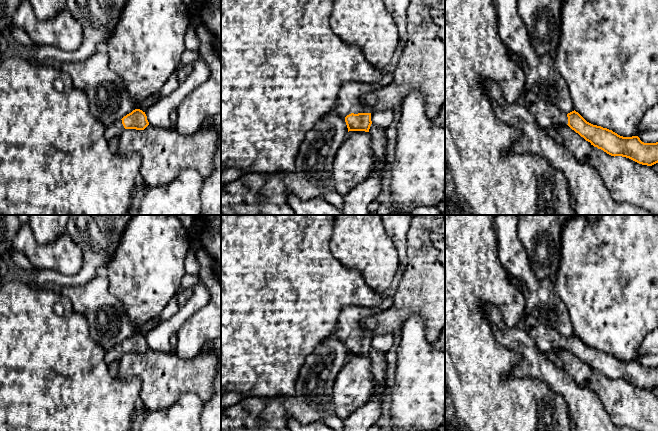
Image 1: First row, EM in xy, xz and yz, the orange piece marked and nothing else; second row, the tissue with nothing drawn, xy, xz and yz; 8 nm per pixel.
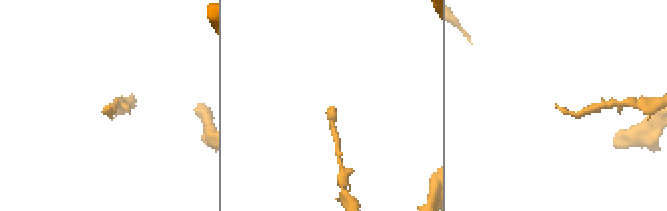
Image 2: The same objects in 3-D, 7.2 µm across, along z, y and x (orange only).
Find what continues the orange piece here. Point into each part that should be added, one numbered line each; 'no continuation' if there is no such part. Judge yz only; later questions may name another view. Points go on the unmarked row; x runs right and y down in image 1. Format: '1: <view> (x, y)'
1: yz (547, 339)

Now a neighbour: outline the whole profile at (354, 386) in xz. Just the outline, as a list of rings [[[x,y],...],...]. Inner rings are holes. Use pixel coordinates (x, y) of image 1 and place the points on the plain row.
[[[349,355],[333,385],[336,415],[342,420],[348,418],[373,398],[375,387],[371,358]]]

